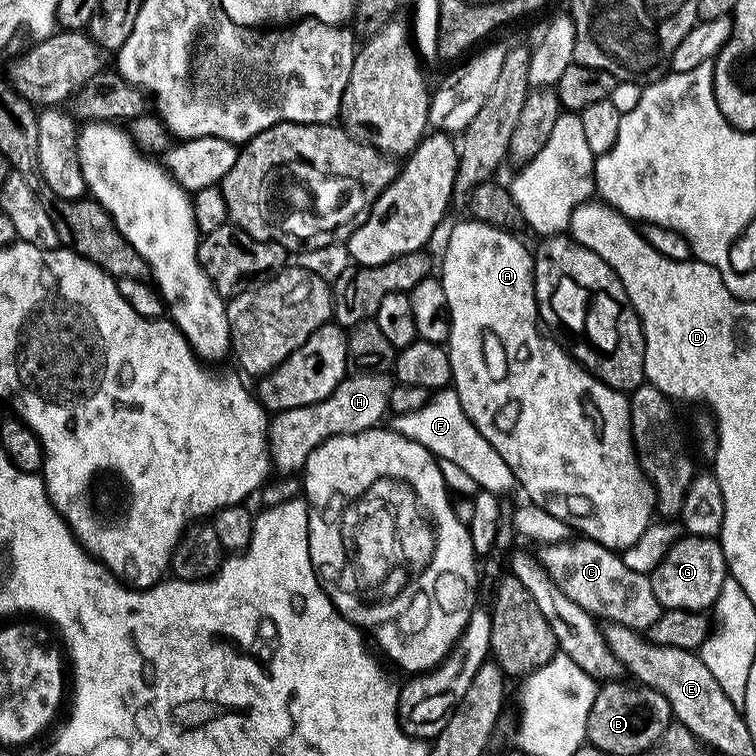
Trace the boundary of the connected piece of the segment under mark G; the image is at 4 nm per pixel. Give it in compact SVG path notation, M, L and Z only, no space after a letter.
M690 535L678 539L650 573L650 579L661 609L681 608L687 612L711 609L722 590L722 582L729 579L728 563L719 539Z

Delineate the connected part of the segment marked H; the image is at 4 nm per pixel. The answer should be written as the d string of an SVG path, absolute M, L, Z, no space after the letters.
M348 374L341 380L340 385L322 402L314 402L310 406L298 406L294 410L282 410L275 413L268 421L268 454L273 469L280 472L299 473L304 467L306 458L322 442L332 436L345 436L351 432L365 432L368 428L375 428L388 412L388 395L393 381L387 375L378 374Z

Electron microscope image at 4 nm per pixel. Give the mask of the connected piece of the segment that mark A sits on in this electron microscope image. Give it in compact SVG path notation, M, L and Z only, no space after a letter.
M464 218L461 224L452 228L448 236L448 245L444 248L444 265L438 269L438 275L442 286L446 290L446 302L448 303L448 315L452 318L450 334L446 341L448 357L450 358L450 370L452 371L451 387L458 394L462 402L462 410L470 418L470 422L502 454L506 466L514 474L517 485L522 489L529 501L536 505L546 506L549 514L554 518L567 521L577 533L588 538L600 538L611 534L615 528L628 528L635 518L636 512L628 508L632 496L628 493L626 485L620 481L616 472L640 472L640 463L636 461L636 447L632 445L632 423L630 422L629 397L623 392L606 386L598 378L594 378L576 360L568 355L567 351L551 335L546 334L542 327L540 312L536 308L536 291L534 290L534 278L532 277L533 253L511 231L495 228L484 224L480 220Z

